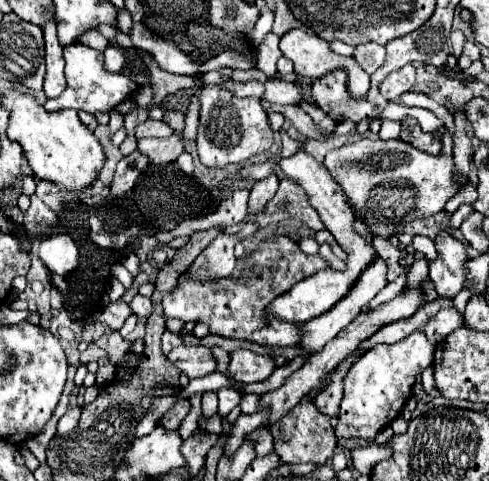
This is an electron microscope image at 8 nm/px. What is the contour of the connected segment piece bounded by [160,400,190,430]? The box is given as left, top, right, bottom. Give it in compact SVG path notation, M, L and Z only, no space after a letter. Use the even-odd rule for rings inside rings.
M180 400L172 410L168 410L168 412L164 414L164 418L160 420L160 424L162 424L164 428L168 428L168 430L176 430L176 428L182 424L182 420L186 418L188 410L190 410L190 402L188 402L188 400Z

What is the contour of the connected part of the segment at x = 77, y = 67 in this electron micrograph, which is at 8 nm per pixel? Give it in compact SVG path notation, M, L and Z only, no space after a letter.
M80 42L66 46L64 58L66 58L66 82L68 82L68 86L58 98L46 100L44 108L48 112L56 112L56 110L64 110L64 108L84 110L84 112L90 112L90 114L110 112L118 104L122 104L124 100L134 98L134 94L140 88L140 84L134 78L130 78L128 68L122 68L120 72L108 72L104 68L104 54L100 50L84 46Z

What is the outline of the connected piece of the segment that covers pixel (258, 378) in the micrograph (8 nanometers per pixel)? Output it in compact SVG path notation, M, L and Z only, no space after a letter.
M234 350L230 354L228 374L236 382L262 382L274 372L276 364L270 356L260 356L252 350Z

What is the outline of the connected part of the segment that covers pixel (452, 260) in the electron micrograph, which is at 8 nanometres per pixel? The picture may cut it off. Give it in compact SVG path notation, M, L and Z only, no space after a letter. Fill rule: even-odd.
M442 230L434 238L434 246L438 256L434 260L428 260L430 268L430 280L434 282L438 296L454 298L466 282L468 274L468 246L454 238L448 230Z

